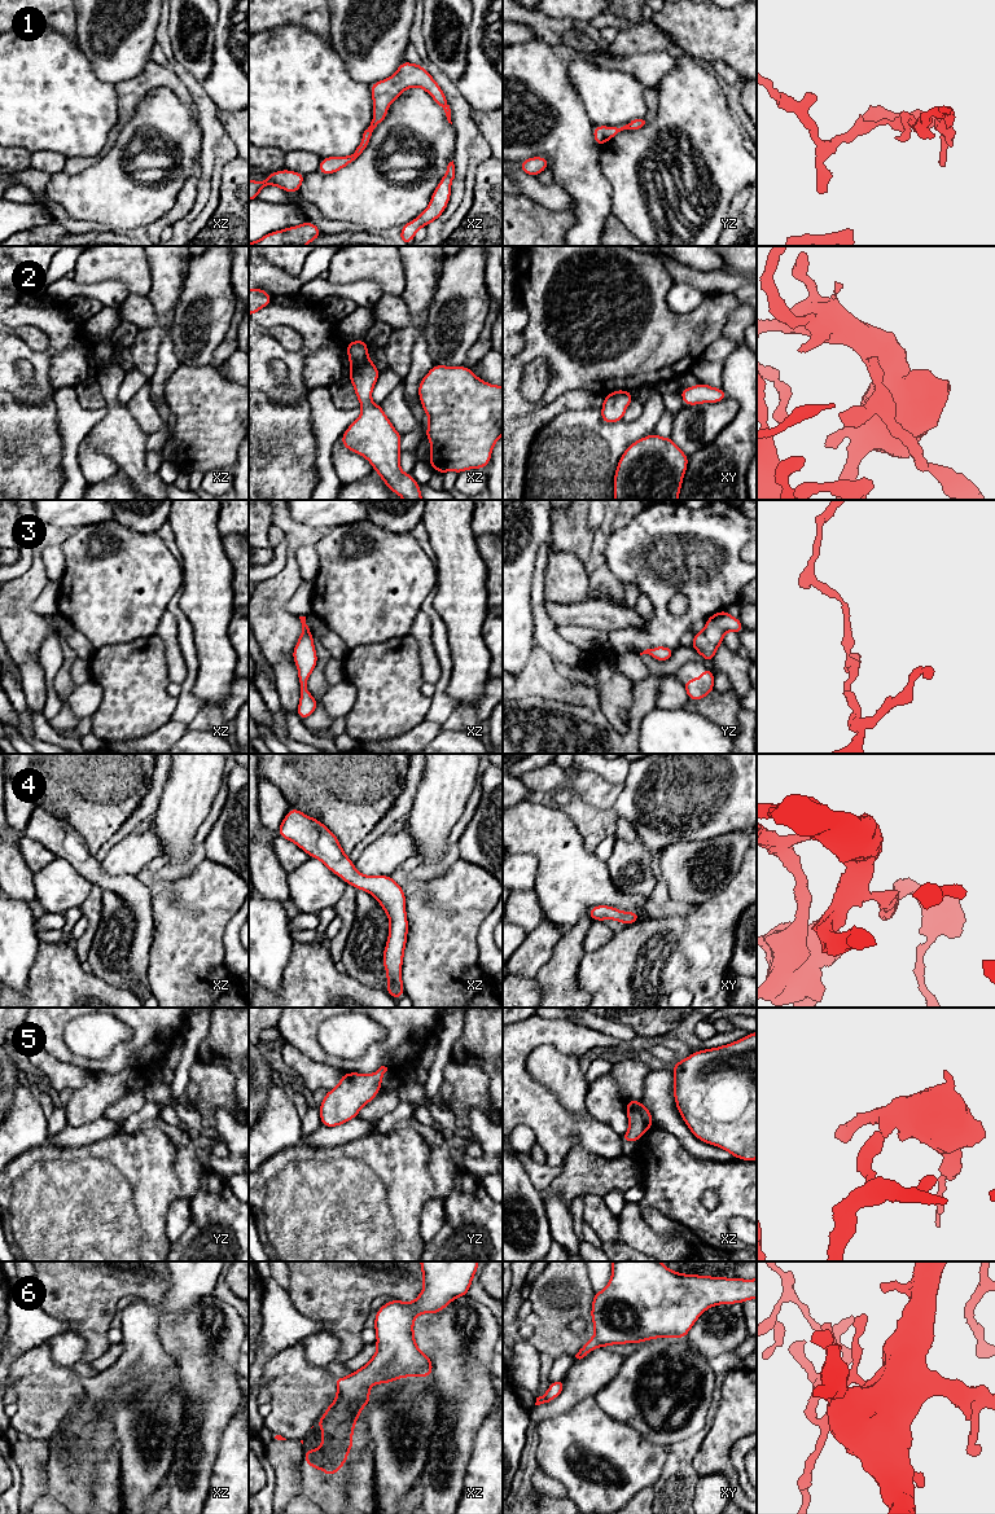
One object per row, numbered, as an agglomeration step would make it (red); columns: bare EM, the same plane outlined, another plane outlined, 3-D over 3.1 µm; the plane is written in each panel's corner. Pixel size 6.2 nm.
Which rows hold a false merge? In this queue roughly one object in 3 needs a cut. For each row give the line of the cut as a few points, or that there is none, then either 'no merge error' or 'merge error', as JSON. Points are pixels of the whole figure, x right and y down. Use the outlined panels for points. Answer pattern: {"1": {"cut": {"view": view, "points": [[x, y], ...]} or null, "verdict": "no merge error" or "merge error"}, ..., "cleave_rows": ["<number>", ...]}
{"1": {"cut": null, "verdict": "no merge error"}, "2": {"cut": null, "verdict": "no merge error"}, "3": {"cut": null, "verdict": "no merge error"}, "4": {"cut": null, "verdict": "no merge error"}, "5": {"cut": null, "verdict": "no merge error"}, "6": {"cut": null, "verdict": "no merge error"}, "cleave_rows": []}

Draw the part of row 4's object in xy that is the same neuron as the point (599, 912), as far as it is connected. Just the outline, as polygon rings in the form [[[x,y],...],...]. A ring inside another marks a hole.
[[[595,905],[589,912],[587,912],[586,916],[591,917],[593,921],[605,921],[610,918],[614,921],[623,922],[626,926],[640,921],[640,914],[636,910],[622,912],[609,905]]]

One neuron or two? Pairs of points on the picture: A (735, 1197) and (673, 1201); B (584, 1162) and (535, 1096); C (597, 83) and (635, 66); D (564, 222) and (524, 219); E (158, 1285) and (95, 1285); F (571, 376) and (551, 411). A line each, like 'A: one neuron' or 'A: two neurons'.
A: one neuron
B: two neurons
C: two neurons
D: one neuron
E: one neuron
F: two neurons

